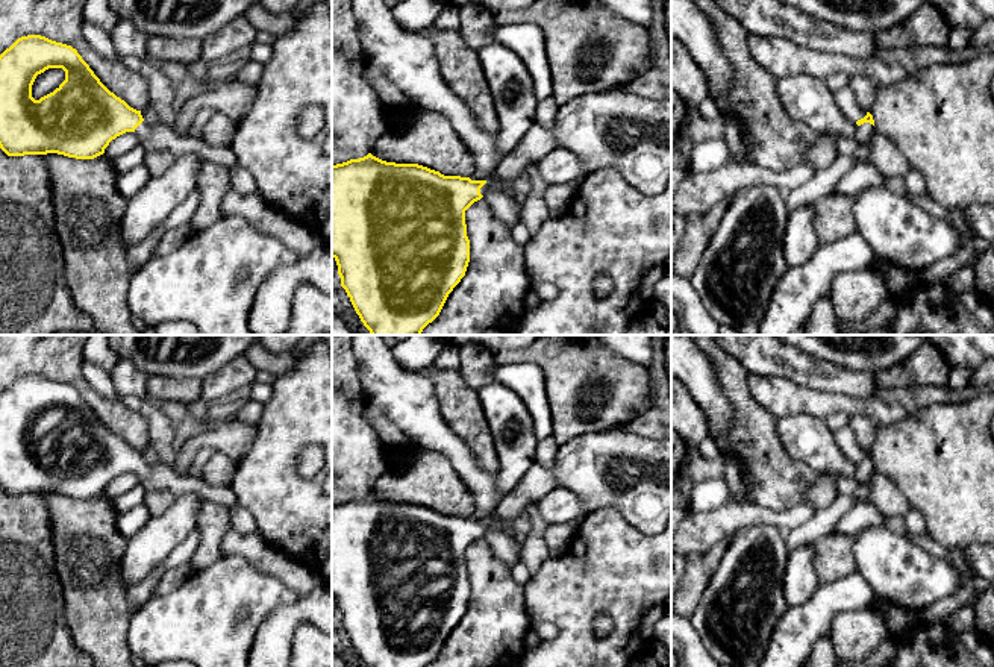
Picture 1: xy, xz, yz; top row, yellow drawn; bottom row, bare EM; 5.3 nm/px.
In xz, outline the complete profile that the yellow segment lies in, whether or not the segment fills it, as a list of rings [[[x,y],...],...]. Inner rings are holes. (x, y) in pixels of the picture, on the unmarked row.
[[[371,493],[332,505],[332,597],[341,626],[365,667],[426,667],[441,652],[470,602],[465,550],[488,529],[503,531],[502,518],[444,515],[418,503],[382,500]]]

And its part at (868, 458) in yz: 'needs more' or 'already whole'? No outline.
needs more

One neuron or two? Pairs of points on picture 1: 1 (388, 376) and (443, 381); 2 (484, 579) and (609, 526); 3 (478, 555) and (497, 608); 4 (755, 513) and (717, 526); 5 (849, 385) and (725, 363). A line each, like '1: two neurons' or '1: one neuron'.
1: two neurons
2: two neurons
3: one neuron
4: one neuron
5: two neurons

